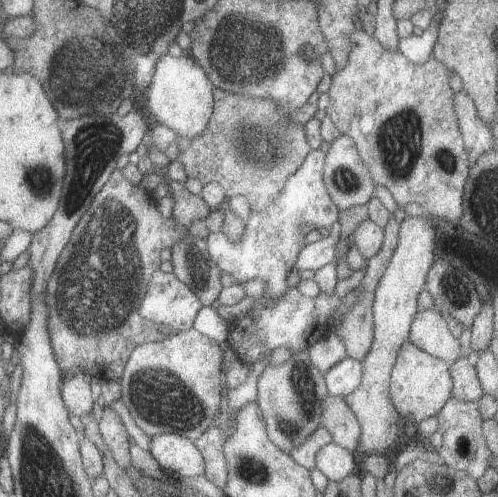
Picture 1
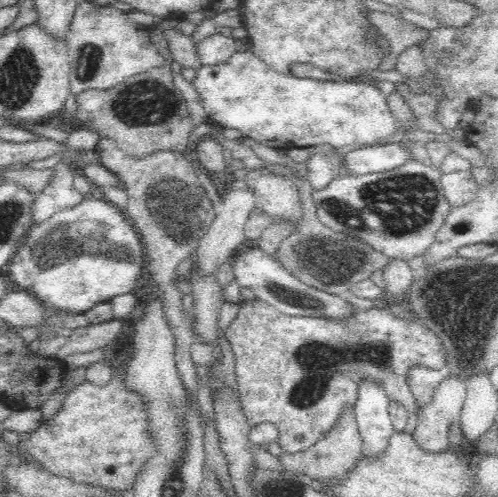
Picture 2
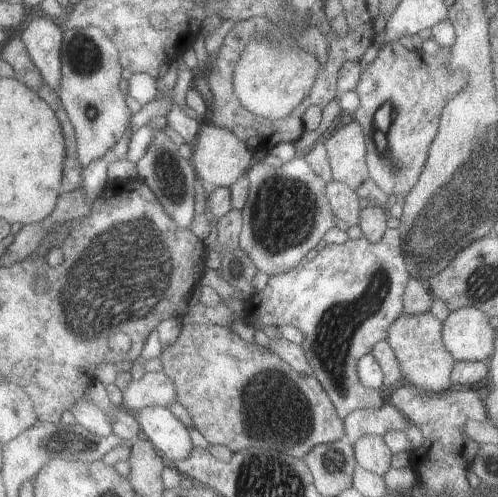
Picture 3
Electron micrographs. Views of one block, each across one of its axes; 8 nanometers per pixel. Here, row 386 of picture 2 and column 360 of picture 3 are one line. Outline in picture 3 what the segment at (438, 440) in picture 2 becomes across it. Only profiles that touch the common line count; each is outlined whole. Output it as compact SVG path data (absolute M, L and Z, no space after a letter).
M365 434L353 444L353 450L355 450L357 466L379 476L385 476L391 470L389 462L391 462L393 452L389 450L389 446L385 444L381 436Z

